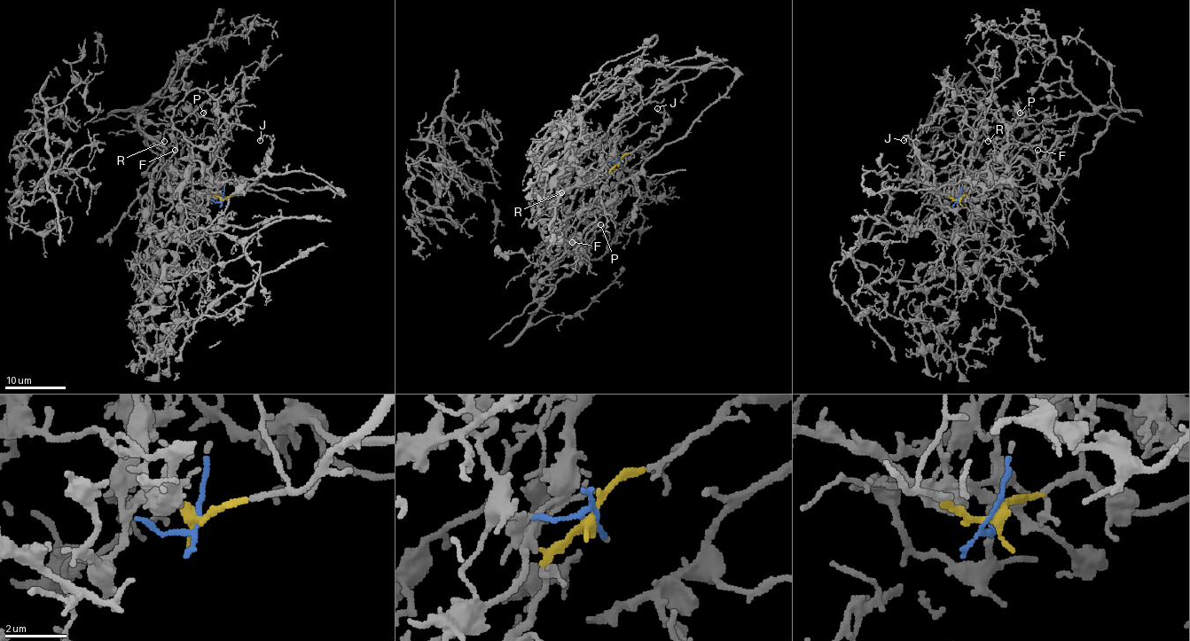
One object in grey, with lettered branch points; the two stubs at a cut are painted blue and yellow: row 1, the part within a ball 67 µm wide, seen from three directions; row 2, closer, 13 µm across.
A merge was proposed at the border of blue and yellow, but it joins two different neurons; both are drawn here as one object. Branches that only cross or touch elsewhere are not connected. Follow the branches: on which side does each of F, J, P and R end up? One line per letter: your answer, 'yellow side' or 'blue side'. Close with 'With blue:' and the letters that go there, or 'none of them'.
F: yellow side
J: yellow side
P: yellow side
R: blue side
With blue: R

